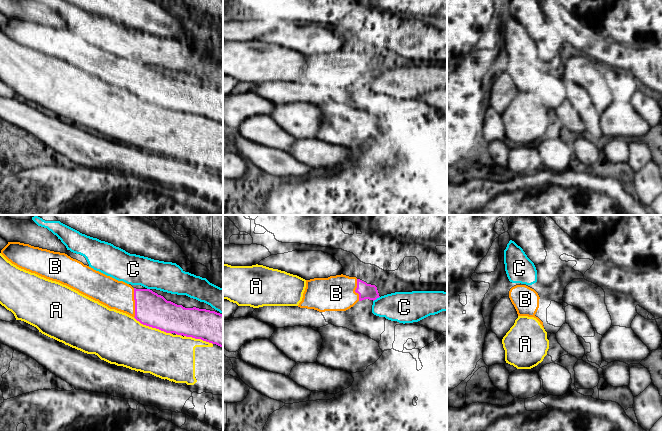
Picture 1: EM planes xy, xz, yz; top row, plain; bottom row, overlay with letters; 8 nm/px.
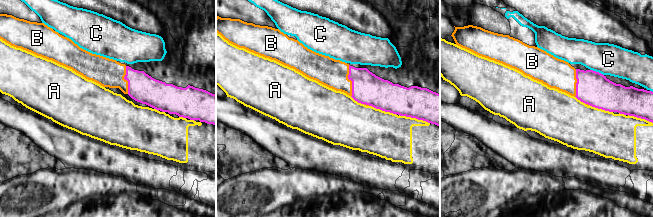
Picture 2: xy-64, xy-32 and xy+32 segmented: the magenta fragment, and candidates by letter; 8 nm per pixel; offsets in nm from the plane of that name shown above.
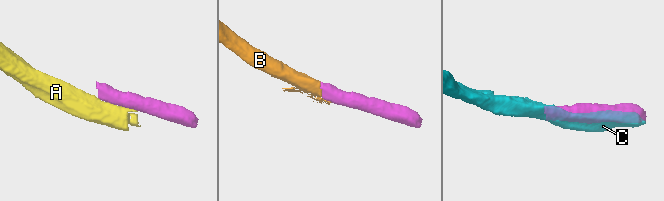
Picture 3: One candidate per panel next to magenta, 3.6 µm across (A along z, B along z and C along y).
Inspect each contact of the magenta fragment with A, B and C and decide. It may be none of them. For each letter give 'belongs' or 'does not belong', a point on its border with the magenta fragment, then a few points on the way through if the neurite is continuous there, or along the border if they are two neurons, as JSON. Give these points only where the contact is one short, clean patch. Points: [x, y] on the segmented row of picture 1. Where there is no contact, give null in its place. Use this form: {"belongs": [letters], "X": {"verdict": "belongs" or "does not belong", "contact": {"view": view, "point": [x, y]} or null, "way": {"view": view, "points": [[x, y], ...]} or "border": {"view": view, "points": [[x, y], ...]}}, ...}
{"belongs": ["B"], "A": {"verdict": "does not belong", "contact": {"view": "xy", "point": [152, 327]}}, "B": {"verdict": "belongs", "contact": {"view": "xy", "point": [135, 303]}, "way": {"view": "xy", "points": [[153, 310], [143, 304], [135, 303], [118, 295]]}}, "C": {"verdict": "does not belong", "contact": {"view": "xz", "point": [376, 298]}}}

